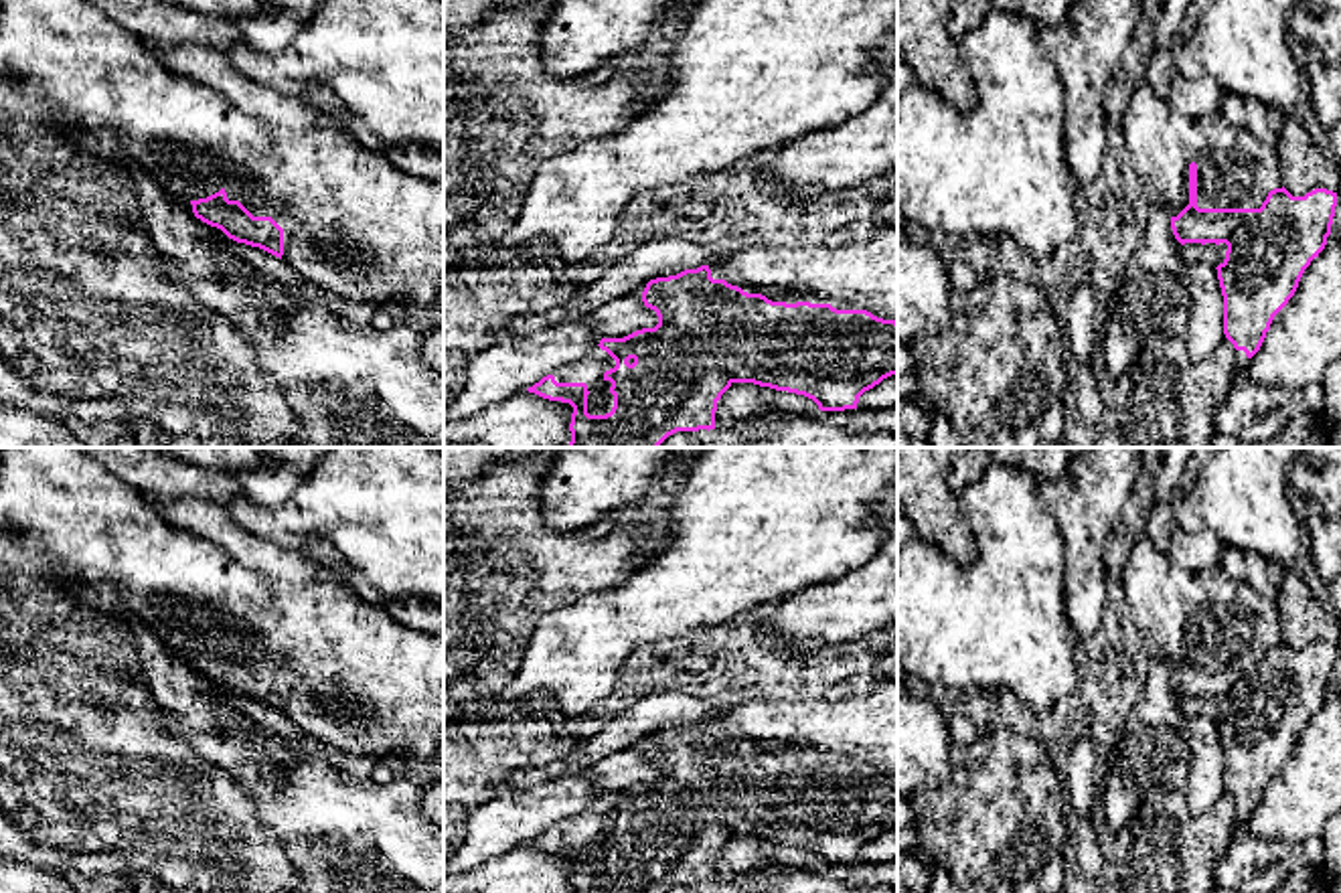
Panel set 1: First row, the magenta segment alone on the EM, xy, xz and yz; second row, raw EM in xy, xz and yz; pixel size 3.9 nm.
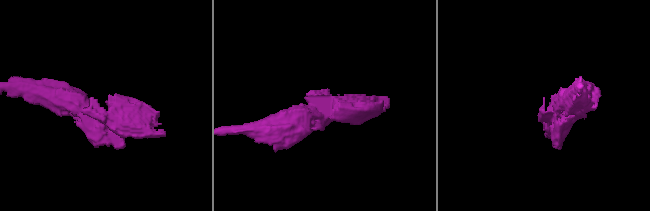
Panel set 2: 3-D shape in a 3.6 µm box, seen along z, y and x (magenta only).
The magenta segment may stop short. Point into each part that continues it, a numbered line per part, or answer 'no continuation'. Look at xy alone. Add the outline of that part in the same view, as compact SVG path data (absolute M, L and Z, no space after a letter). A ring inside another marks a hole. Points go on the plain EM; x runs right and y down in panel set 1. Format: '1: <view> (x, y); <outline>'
1: xy (355, 679); M0 448L0 526L16 535L22 549L51 553L57 559L57 575L81 587L87 599L107 599L122 620L150 630L168 650L182 654L207 652L221 642L229 654L239 654L253 670L271 670L284 682L282 713L314 741L344 753L371 753L377 759L431 757L444 749L444 632L425 634L399 624L379 603L365 601L352 585L338 581L286 581L243 567L223 547L170 524L160 510L132 484L109 472L81 448Z

